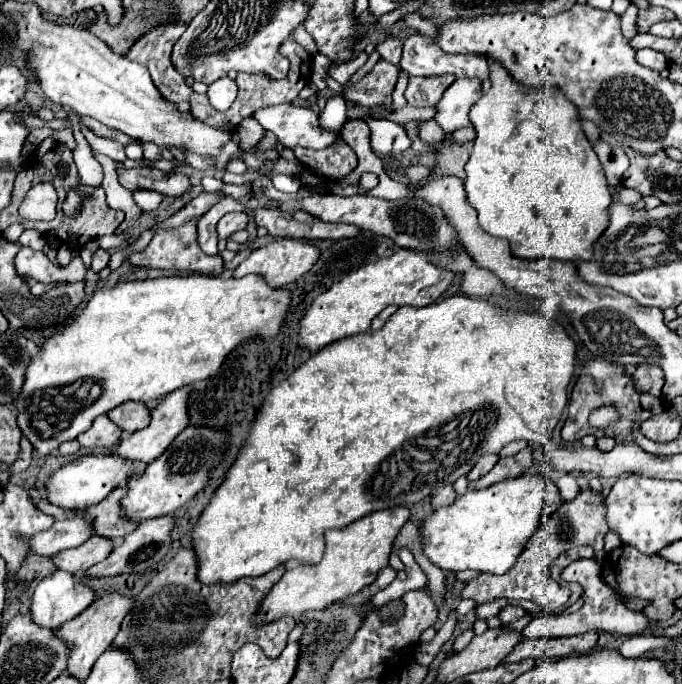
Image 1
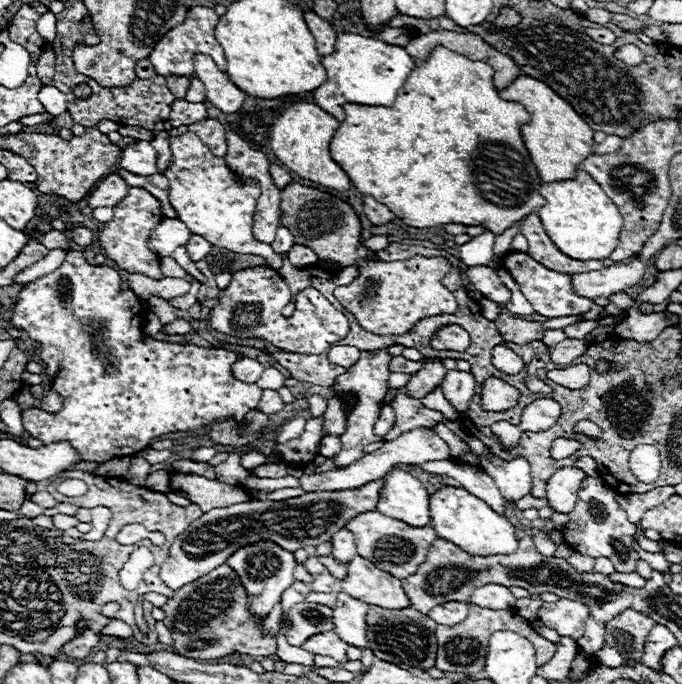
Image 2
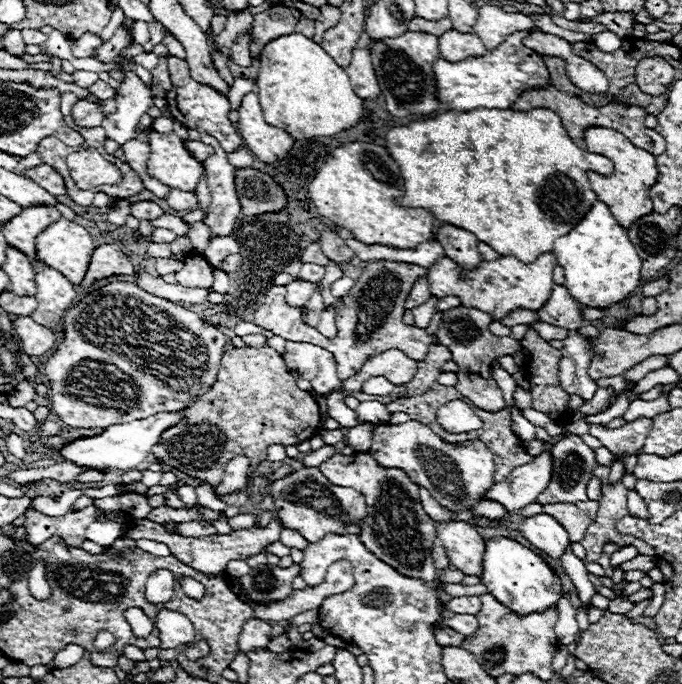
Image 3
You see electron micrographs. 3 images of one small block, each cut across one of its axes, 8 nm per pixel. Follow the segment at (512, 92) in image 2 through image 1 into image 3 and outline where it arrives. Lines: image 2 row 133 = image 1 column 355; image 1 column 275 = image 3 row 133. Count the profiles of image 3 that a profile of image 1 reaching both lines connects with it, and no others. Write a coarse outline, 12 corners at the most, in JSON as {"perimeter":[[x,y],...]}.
{"perimeter":[[608,128],[584,134],[586,150],[614,162],[592,190],[622,226],[654,210],[656,156]]}

